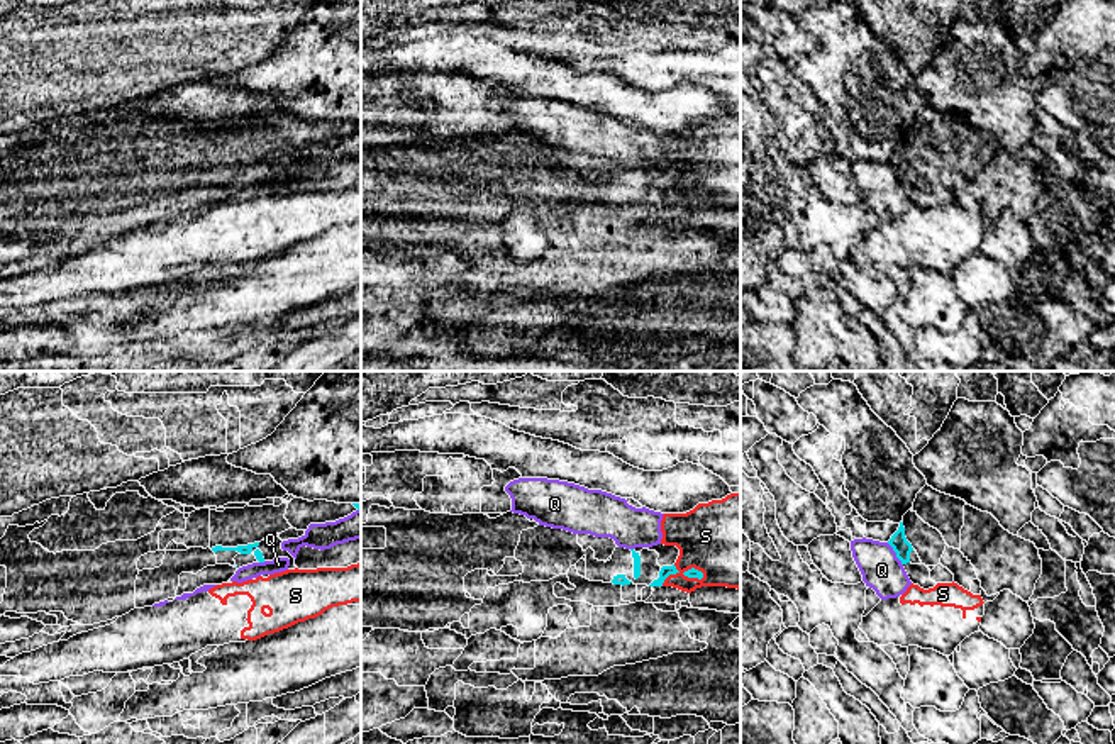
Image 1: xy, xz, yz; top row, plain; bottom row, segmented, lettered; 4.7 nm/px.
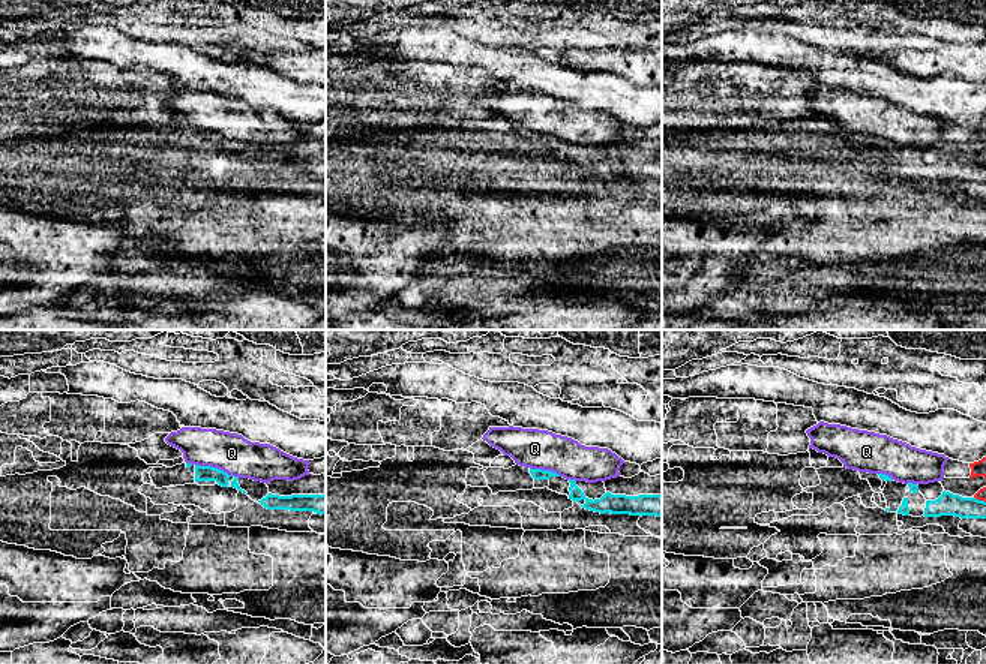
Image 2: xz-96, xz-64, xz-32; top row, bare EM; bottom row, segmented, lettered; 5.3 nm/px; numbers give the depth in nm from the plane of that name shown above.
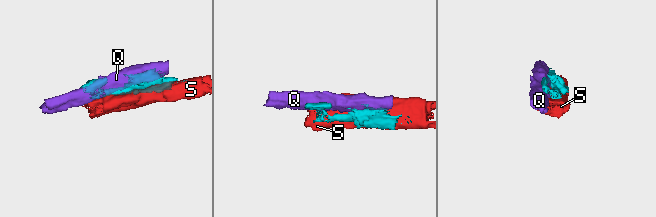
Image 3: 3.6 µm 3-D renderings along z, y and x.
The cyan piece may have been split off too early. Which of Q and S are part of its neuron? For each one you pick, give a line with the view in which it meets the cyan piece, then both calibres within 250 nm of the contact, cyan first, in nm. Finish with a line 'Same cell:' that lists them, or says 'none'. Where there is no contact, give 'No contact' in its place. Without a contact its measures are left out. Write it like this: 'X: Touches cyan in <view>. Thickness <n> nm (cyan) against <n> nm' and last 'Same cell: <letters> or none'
Same cell: none

